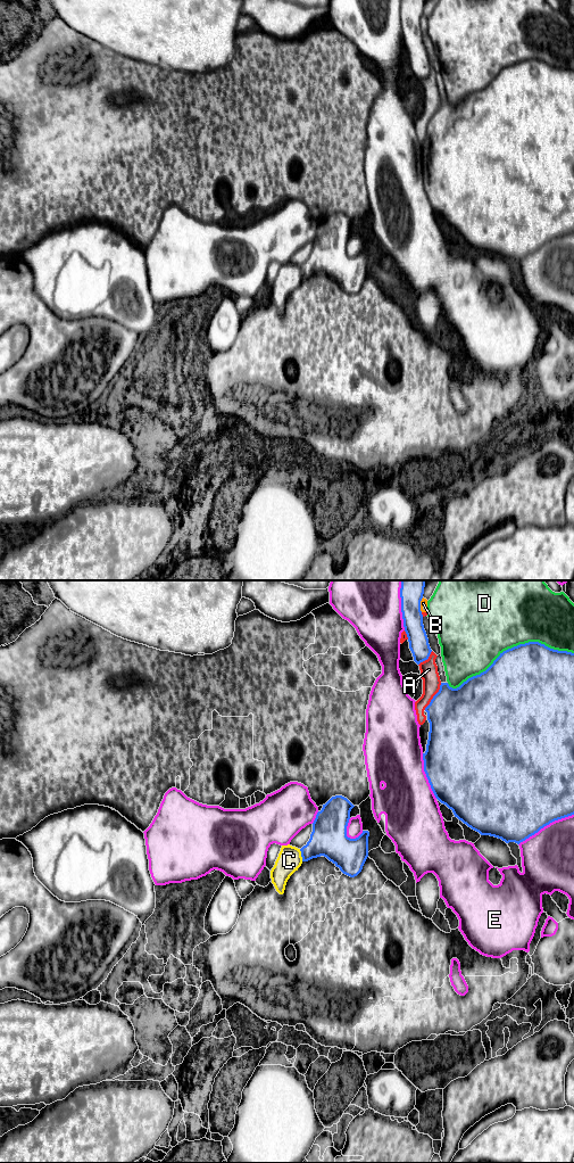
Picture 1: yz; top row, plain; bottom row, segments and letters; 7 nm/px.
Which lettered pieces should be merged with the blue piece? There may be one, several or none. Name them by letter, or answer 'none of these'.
none of these

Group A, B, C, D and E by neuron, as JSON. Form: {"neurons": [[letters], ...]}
{"neurons": [["A", "B", "C"], ["D"], ["E"]]}

